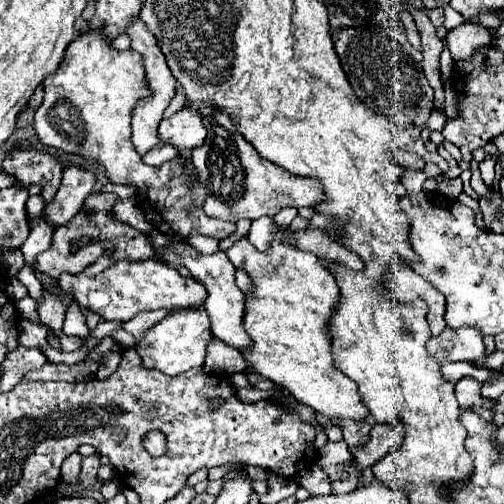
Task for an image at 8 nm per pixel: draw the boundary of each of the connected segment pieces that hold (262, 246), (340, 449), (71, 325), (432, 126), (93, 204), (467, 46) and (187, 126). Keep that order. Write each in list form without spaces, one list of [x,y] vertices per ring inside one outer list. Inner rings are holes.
[[[258,218],[256,222],[252,222],[248,238],[258,250],[266,250],[268,244],[272,242],[272,236],[274,236],[274,224],[272,222],[274,222],[272,218]]]
[[[328,442],[324,448],[318,450],[318,460],[316,464],[330,476],[332,480],[332,490],[334,494],[348,494],[352,490],[358,488],[360,480],[360,470],[356,470],[352,466],[350,460],[350,452],[348,452],[348,444],[342,442]]]
[[[70,302],[68,310],[66,310],[66,320],[64,320],[62,332],[70,334],[70,336],[76,334],[80,338],[86,338],[90,334],[90,330],[86,328],[86,322],[84,322],[84,312],[78,306],[78,302]]]
[[[434,104],[434,110],[432,110],[432,114],[430,114],[428,122],[426,122],[428,130],[430,130],[430,132],[434,132],[434,130],[442,130],[444,122],[446,122],[446,114],[444,114],[444,108],[438,108],[438,106]]]
[[[92,192],[88,198],[86,198],[86,208],[88,210],[112,210],[116,202],[116,194],[102,194],[102,192]]]
[[[464,22],[458,28],[450,30],[446,36],[446,46],[452,52],[454,60],[472,56],[480,46],[490,44],[490,34],[484,26],[476,26],[472,22]]]
[[[180,110],[158,126],[158,136],[162,142],[174,146],[178,152],[202,146],[206,138],[206,128],[202,126],[202,116],[198,110]]]

